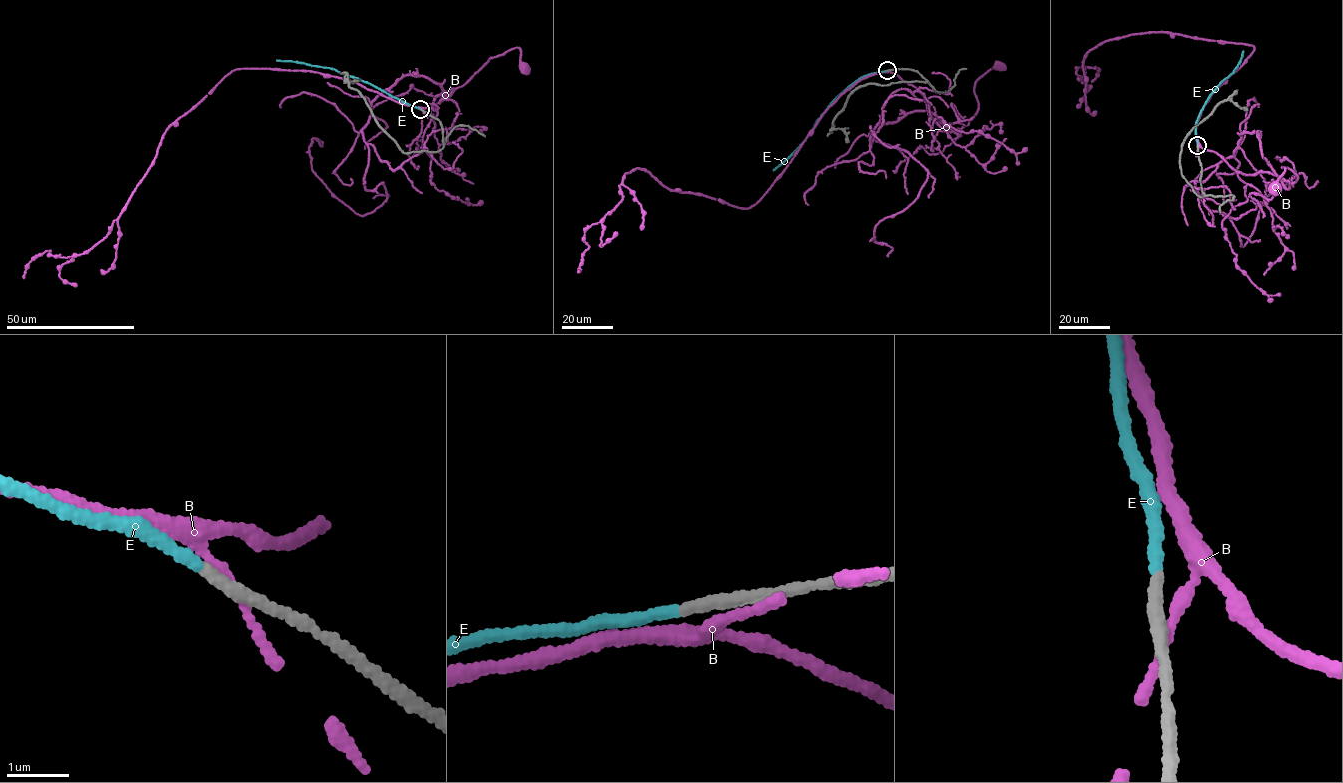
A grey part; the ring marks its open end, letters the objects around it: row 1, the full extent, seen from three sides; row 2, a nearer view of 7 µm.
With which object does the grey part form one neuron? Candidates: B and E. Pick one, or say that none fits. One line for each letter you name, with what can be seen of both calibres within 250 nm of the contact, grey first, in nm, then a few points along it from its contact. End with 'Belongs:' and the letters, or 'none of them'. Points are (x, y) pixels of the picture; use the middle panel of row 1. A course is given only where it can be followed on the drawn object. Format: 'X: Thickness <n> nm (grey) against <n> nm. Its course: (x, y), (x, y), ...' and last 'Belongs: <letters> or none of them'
E: Thickness 200 nm (grey) against 180 nm. Its course: (887, 71), (862, 77), (837, 96), (792, 154), (773, 170)
Belongs: E

